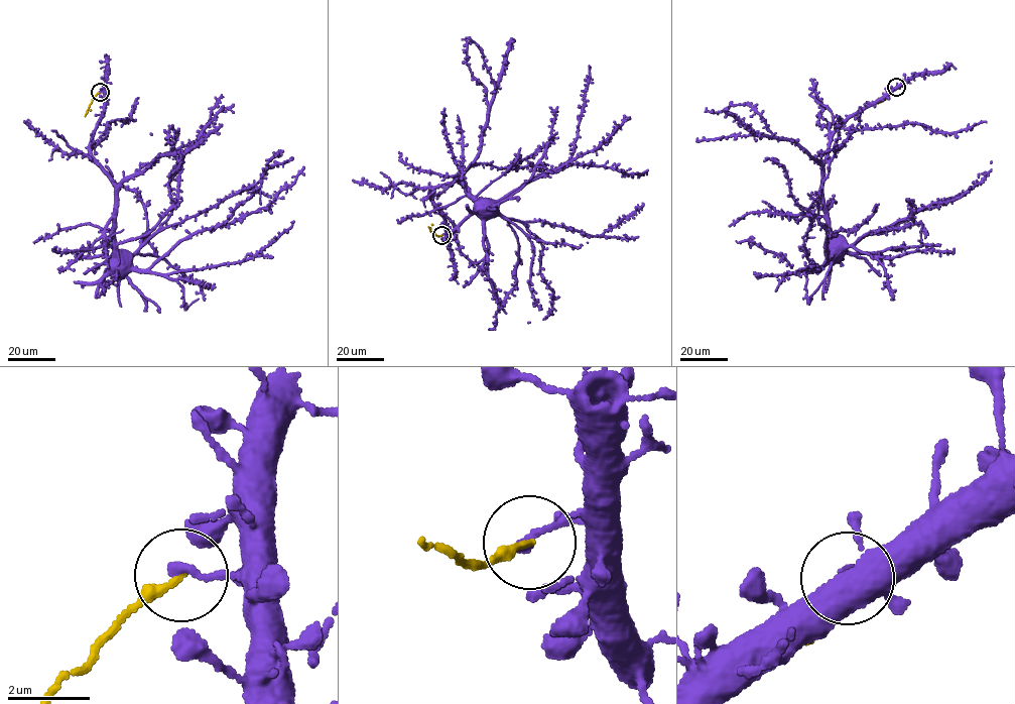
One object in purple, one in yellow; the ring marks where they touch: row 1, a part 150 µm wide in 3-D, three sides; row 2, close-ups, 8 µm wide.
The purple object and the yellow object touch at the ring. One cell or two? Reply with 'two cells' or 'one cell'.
two cells

